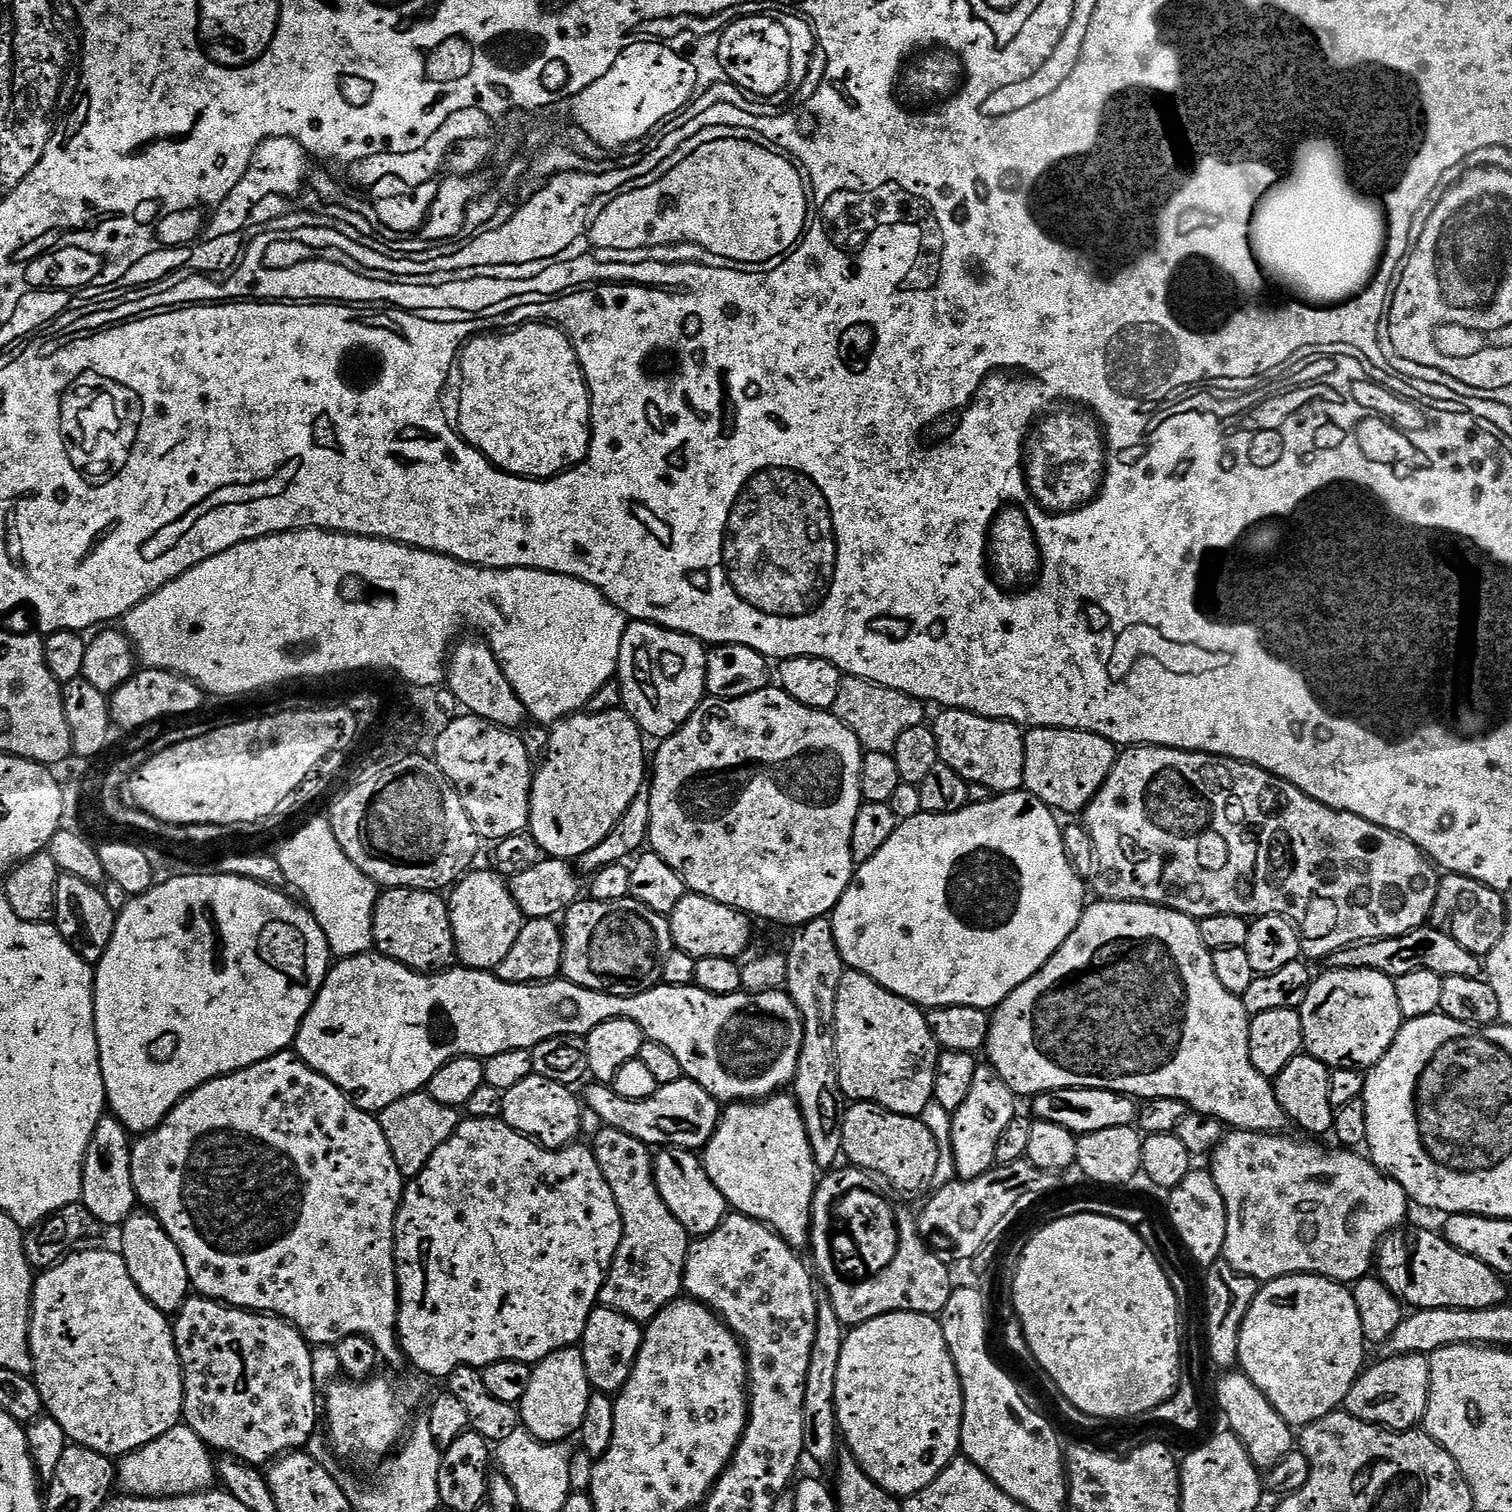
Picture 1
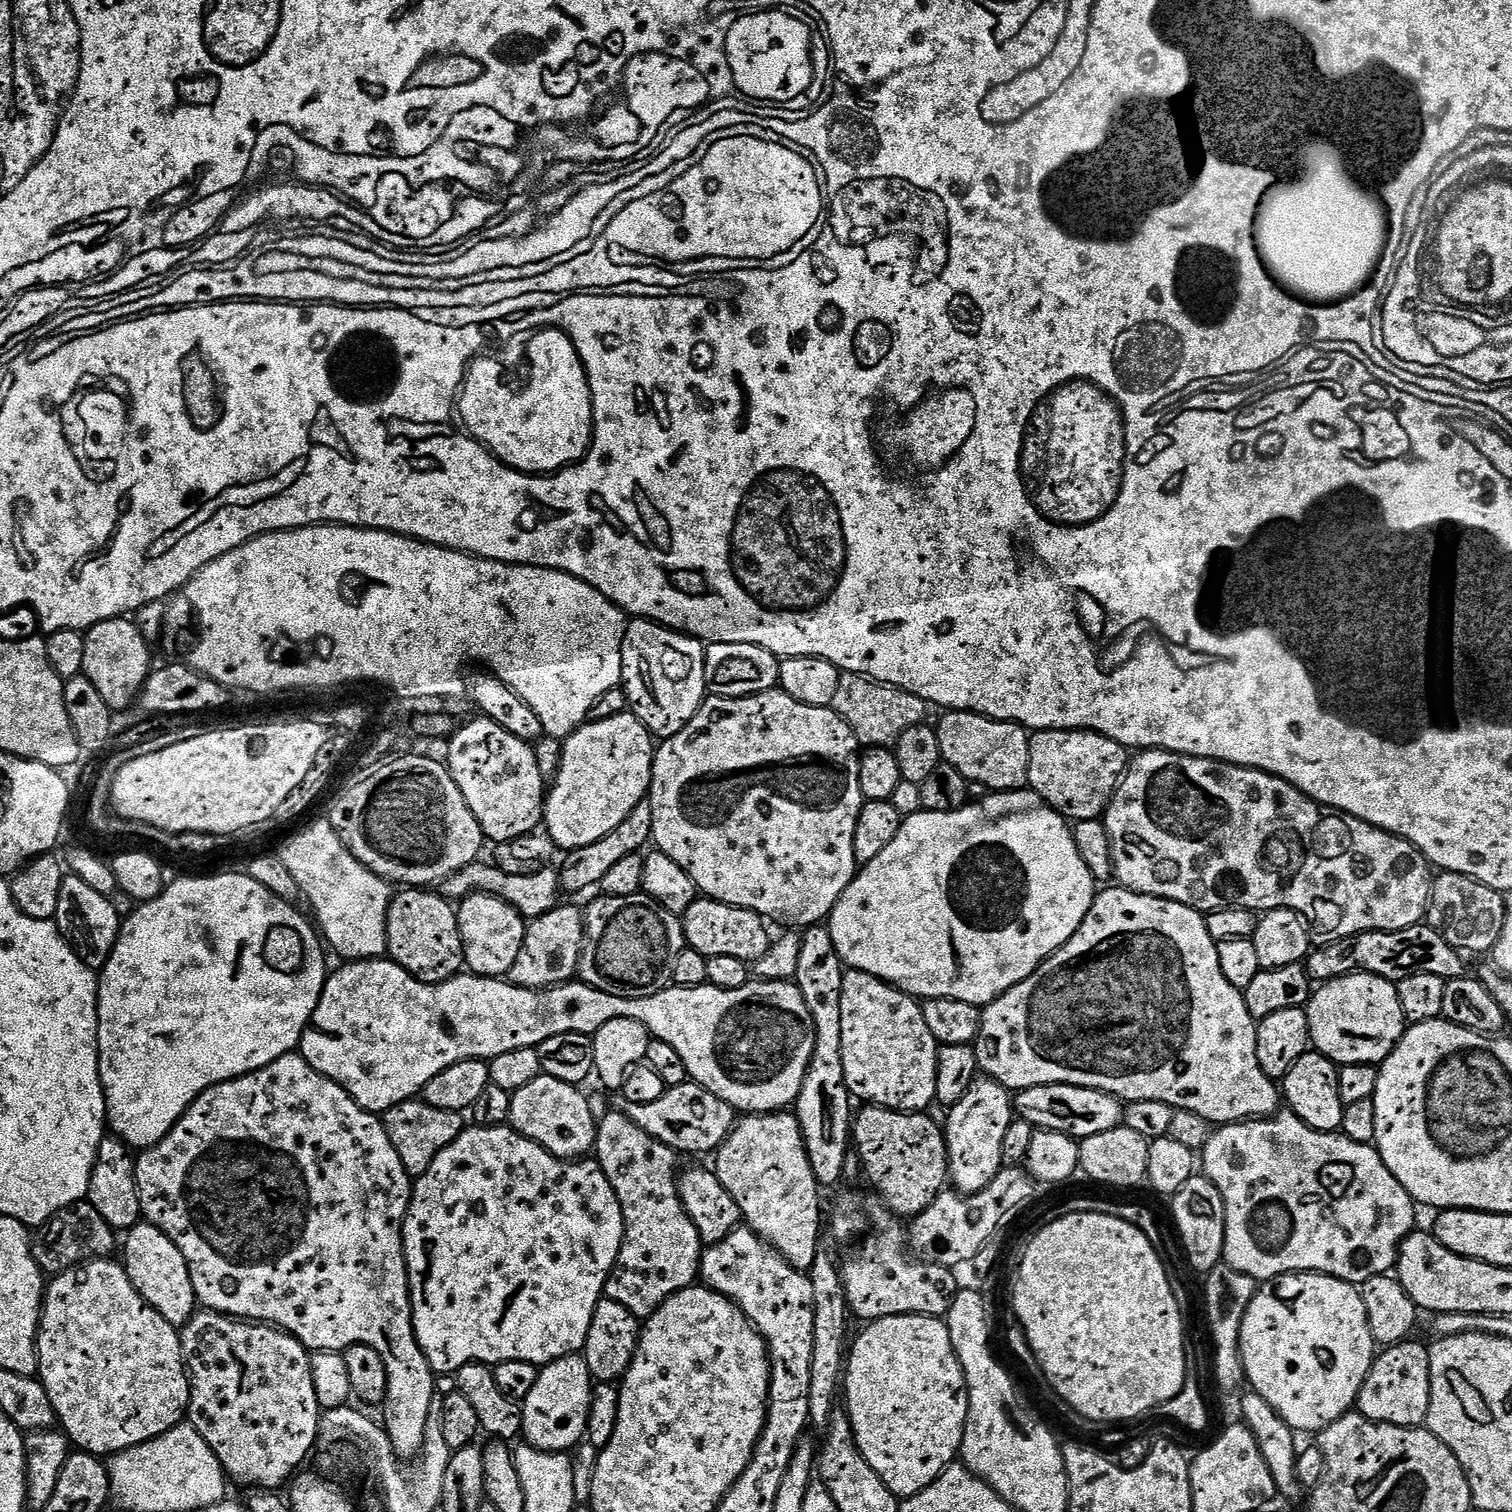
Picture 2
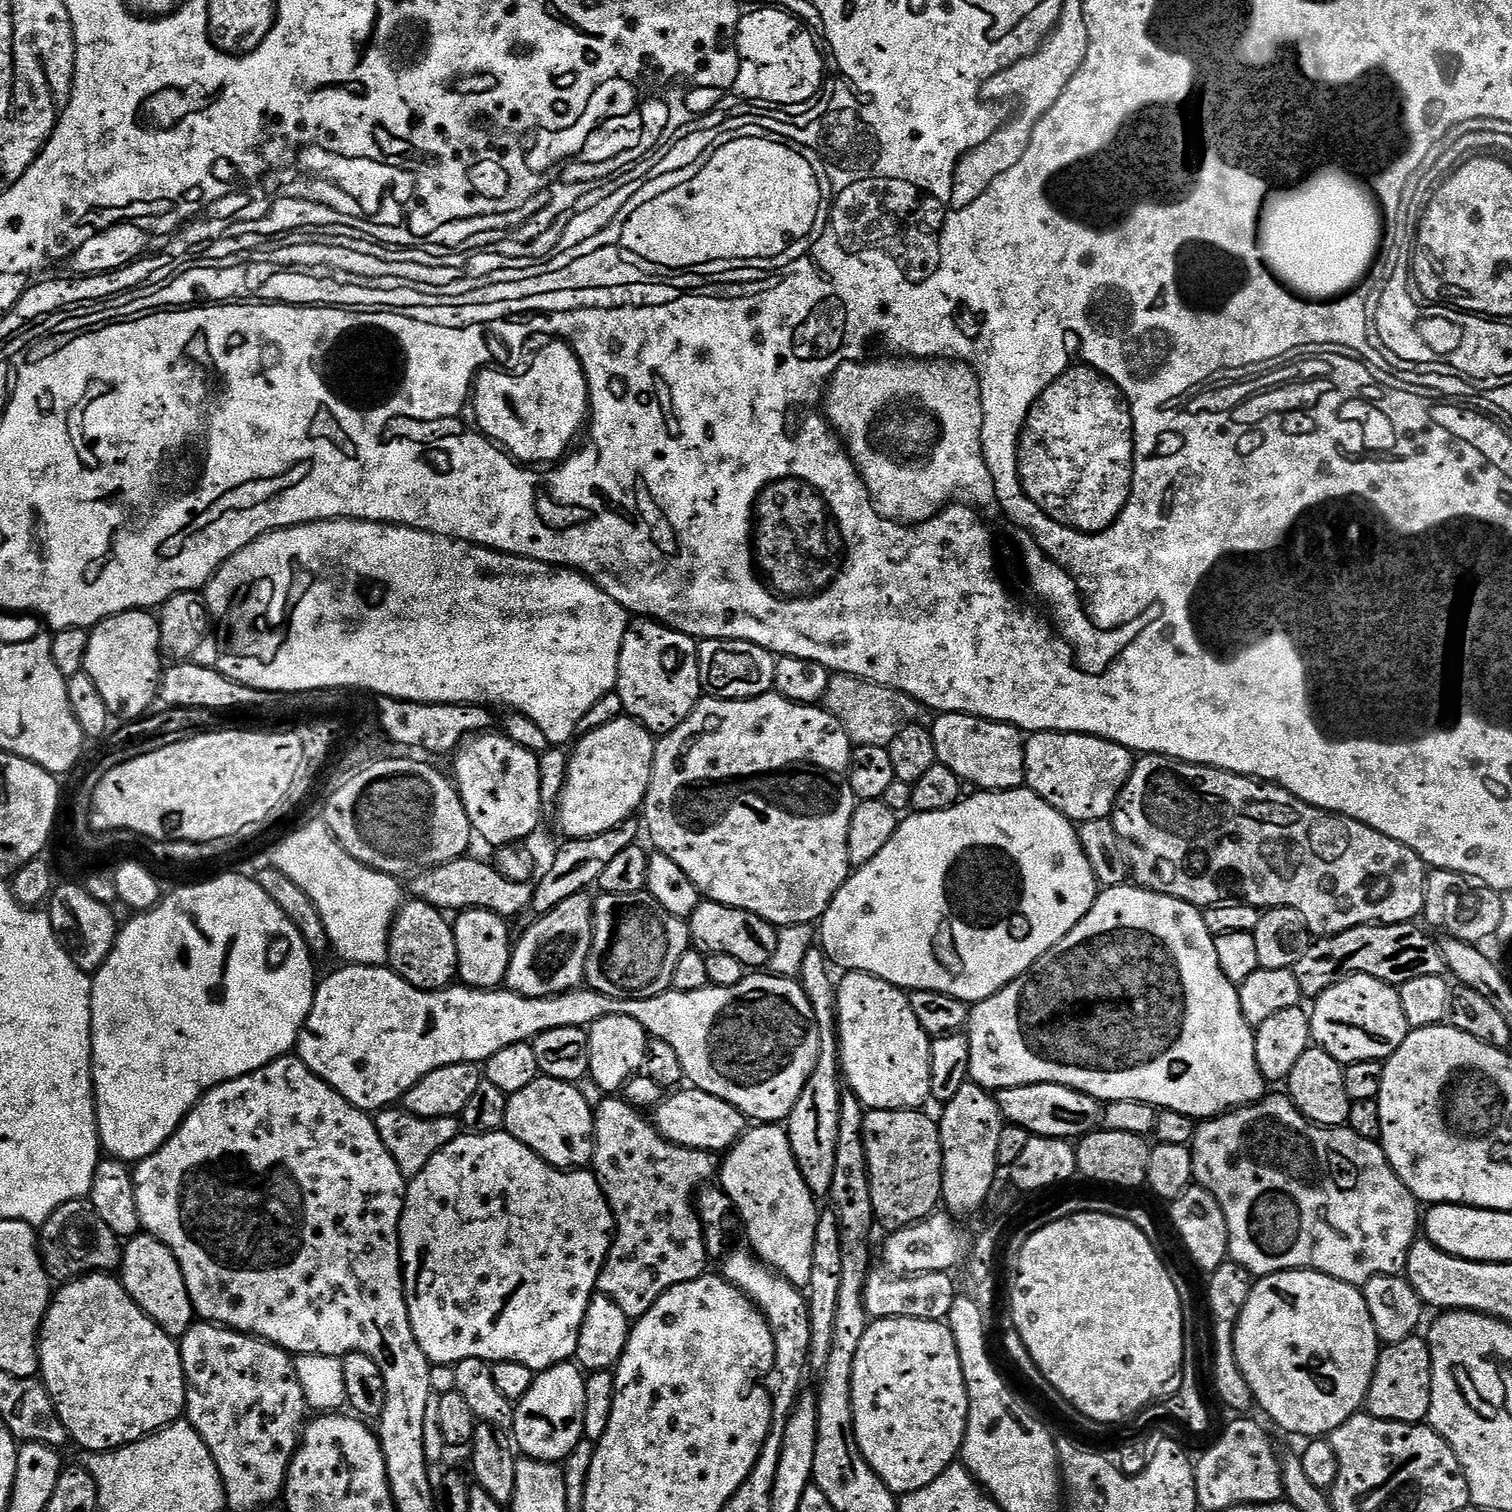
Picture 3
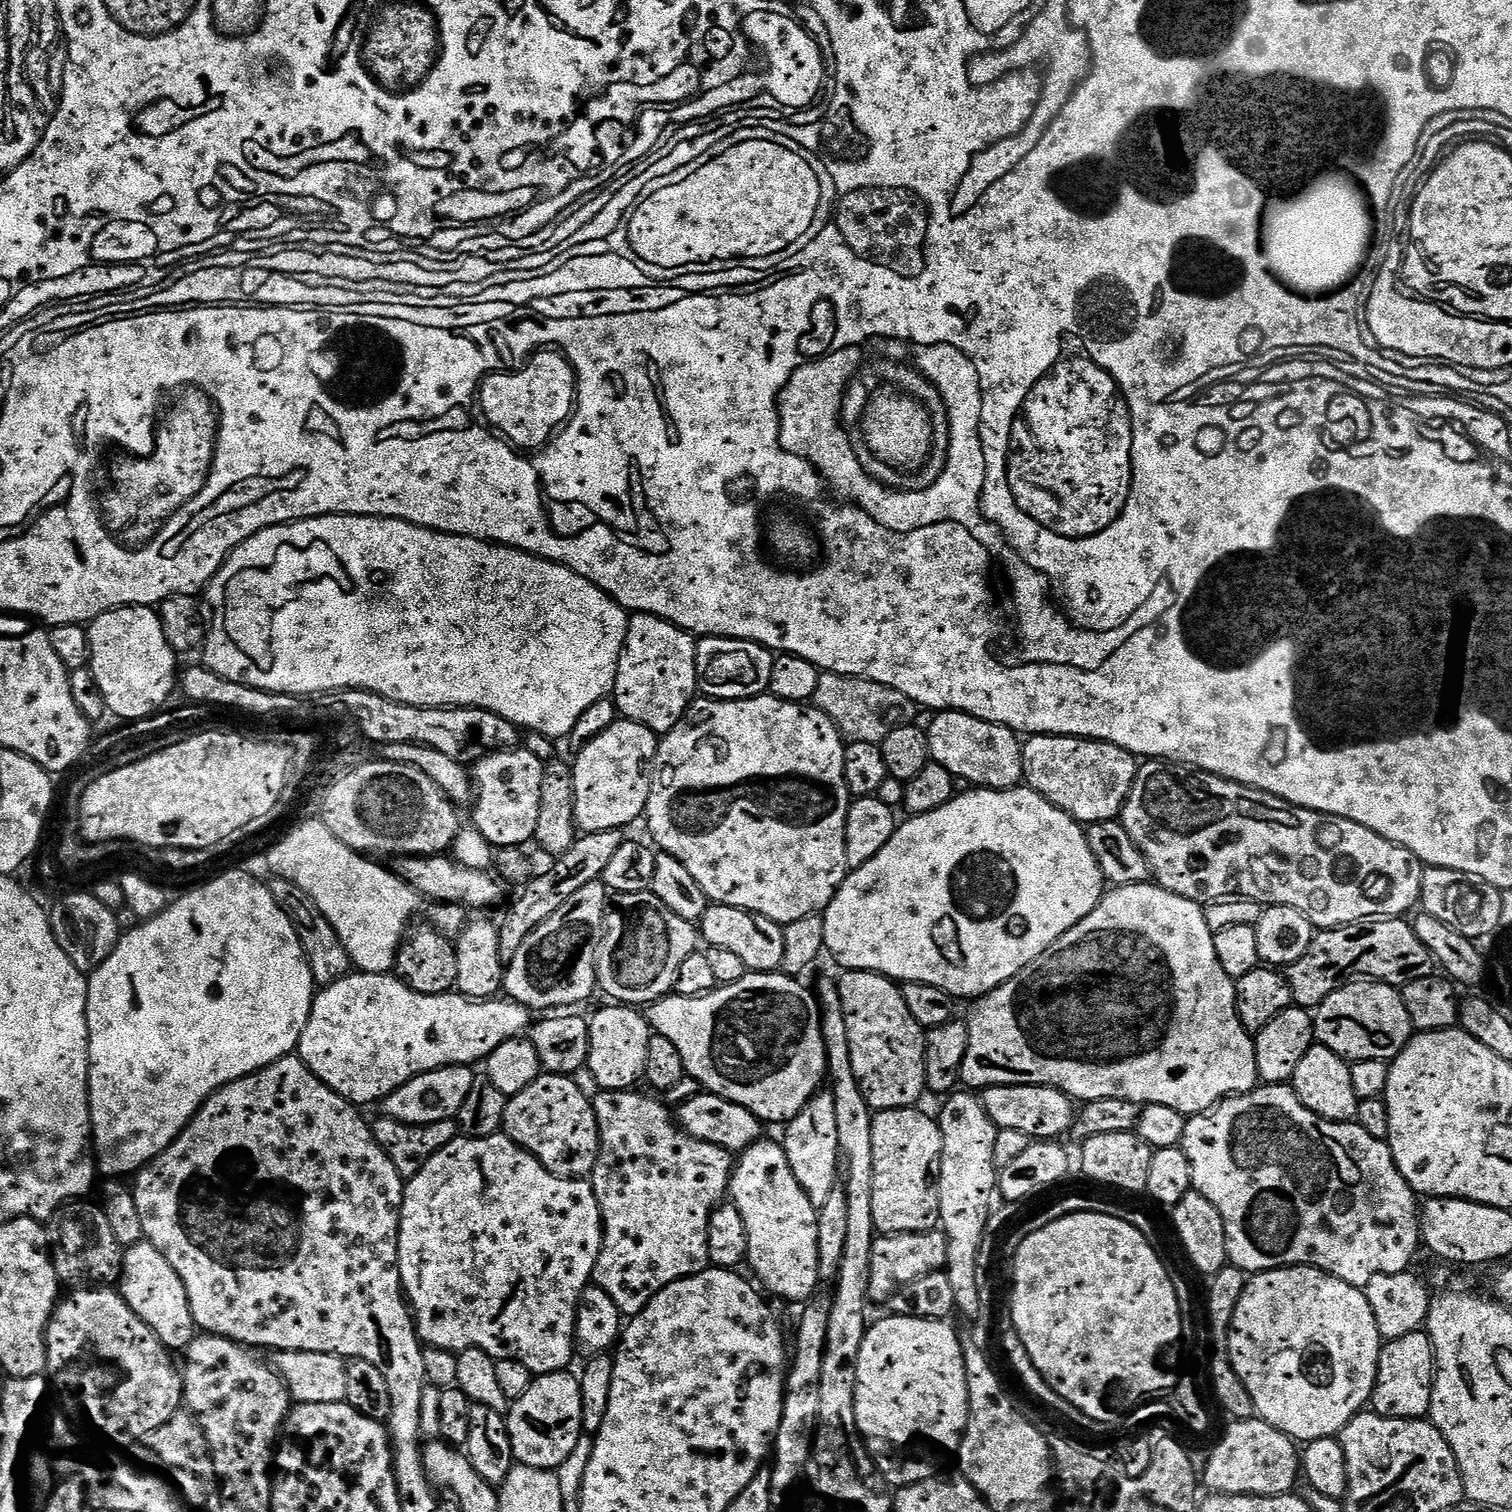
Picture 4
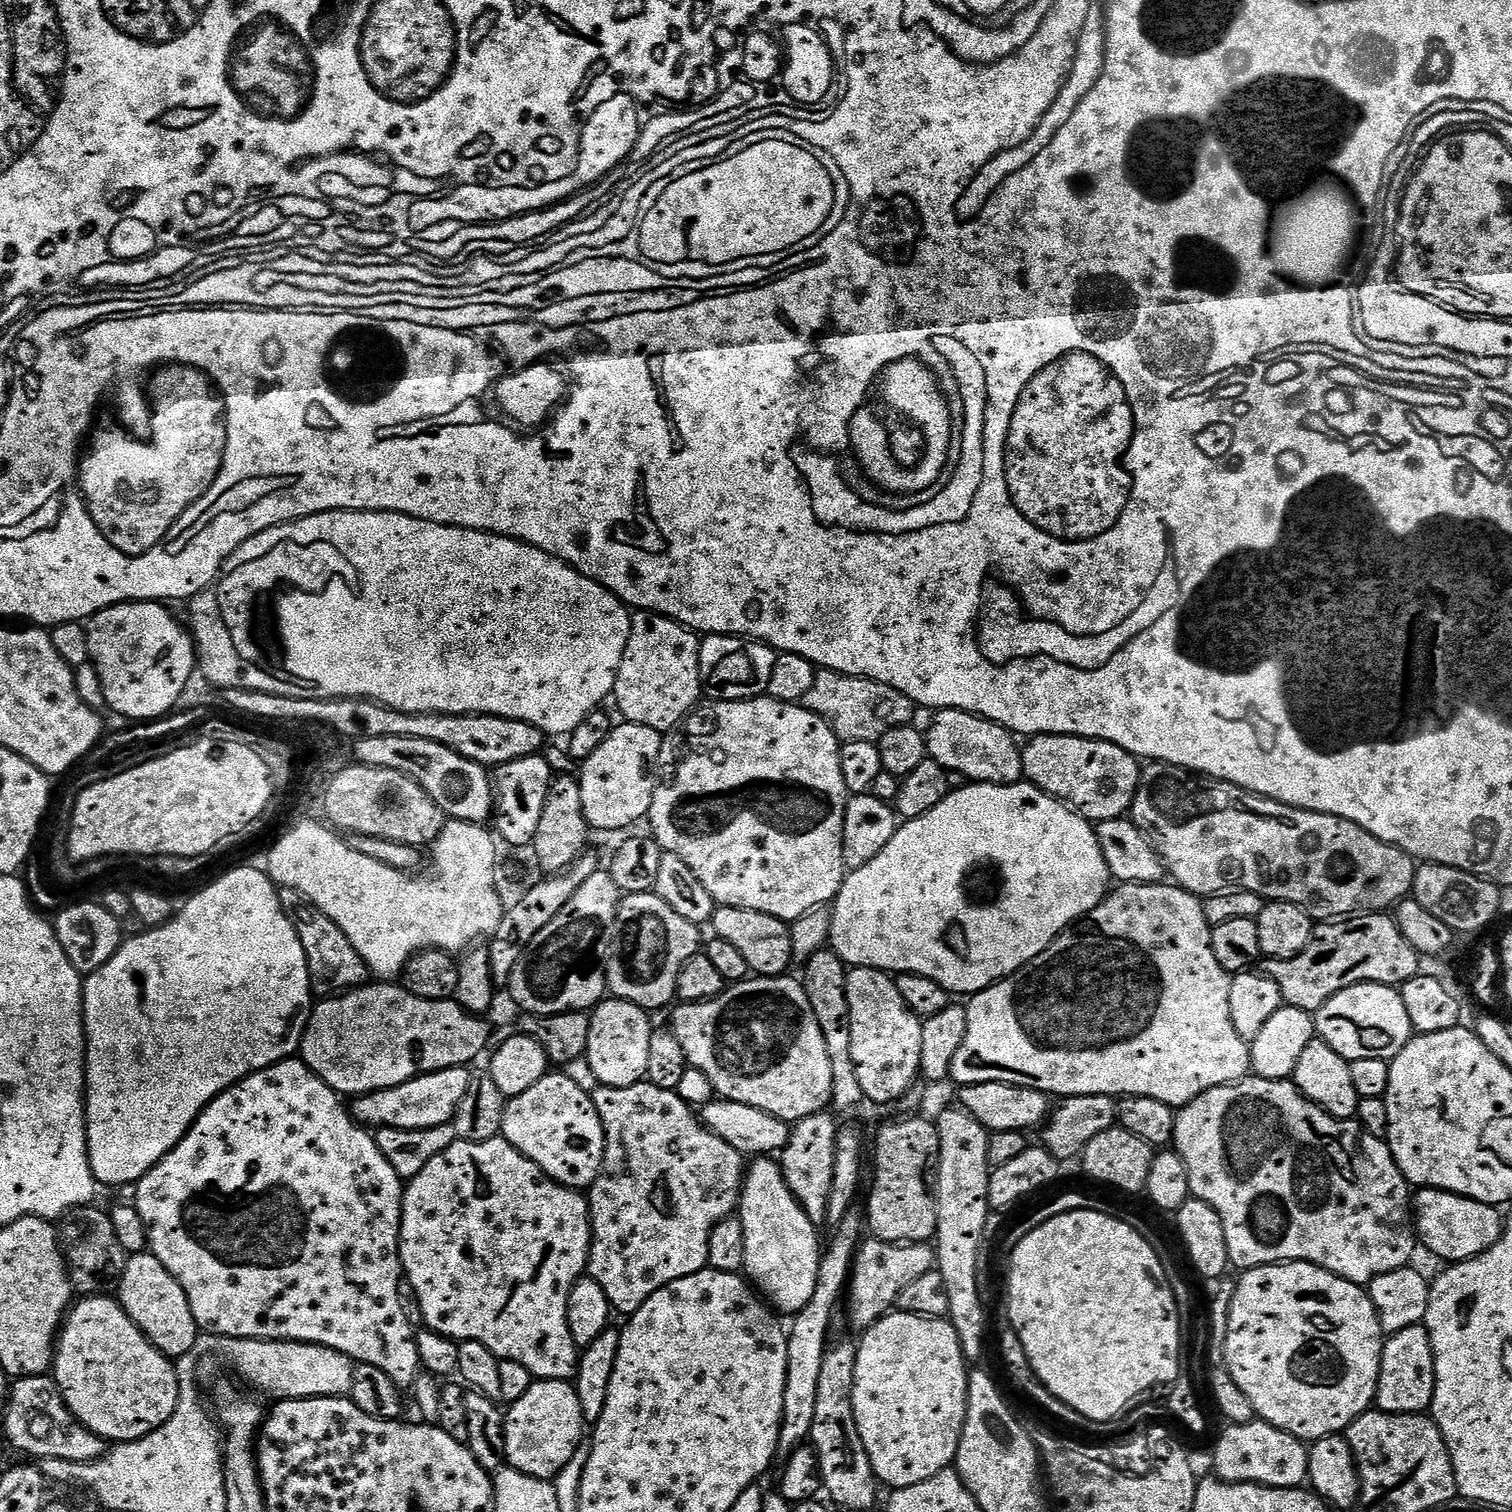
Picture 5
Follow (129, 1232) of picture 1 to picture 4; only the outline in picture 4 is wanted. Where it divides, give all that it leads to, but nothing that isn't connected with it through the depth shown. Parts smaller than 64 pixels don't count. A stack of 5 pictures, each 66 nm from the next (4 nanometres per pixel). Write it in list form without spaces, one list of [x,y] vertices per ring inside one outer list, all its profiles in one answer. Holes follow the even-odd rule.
[[[147,1242],[136,1244],[127,1249],[124,1254],[122,1274],[118,1281],[120,1296],[150,1330],[160,1339],[169,1350],[187,1349],[196,1339],[198,1329],[194,1322],[194,1314],[190,1314],[190,1298],[186,1298],[186,1286],[182,1286],[182,1278],[170,1266],[160,1251]]]

